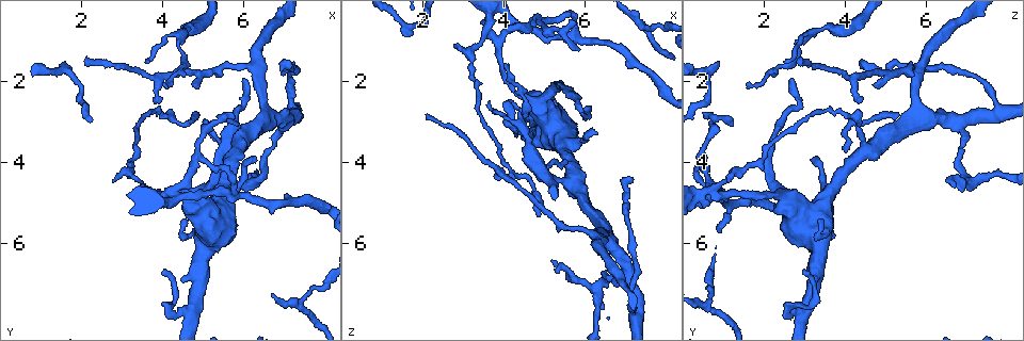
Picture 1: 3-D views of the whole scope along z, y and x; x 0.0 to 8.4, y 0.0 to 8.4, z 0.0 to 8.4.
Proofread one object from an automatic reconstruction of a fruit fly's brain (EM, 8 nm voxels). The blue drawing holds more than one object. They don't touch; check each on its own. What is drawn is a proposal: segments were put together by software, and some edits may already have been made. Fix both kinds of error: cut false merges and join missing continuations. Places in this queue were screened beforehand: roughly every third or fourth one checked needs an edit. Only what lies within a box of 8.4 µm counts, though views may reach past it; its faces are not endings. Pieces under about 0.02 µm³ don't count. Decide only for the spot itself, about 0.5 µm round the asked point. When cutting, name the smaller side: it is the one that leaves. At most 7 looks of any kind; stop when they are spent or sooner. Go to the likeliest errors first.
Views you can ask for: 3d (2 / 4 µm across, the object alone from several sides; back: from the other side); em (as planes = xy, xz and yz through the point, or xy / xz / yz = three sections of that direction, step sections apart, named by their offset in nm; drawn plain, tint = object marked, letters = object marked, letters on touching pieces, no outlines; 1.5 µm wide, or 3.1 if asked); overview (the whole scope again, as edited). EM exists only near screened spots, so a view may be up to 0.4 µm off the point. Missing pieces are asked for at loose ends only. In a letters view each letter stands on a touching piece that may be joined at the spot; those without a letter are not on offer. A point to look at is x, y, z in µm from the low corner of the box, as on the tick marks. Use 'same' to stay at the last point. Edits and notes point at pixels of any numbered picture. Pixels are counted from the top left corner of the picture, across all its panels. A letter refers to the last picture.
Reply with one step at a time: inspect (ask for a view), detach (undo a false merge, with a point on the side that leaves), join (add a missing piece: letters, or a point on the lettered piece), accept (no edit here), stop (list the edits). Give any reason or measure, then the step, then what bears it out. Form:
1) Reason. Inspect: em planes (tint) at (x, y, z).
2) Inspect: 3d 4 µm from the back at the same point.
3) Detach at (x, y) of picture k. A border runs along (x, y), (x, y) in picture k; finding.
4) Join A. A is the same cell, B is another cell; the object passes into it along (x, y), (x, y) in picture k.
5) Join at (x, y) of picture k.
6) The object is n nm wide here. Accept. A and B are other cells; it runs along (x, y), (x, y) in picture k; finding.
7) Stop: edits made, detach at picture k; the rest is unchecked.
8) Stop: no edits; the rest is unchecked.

Branch stops here. Inspect: em planes (letters) at (4.05, 6.70, 3.00).

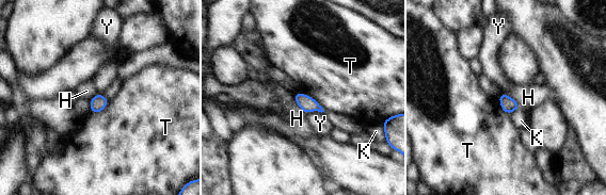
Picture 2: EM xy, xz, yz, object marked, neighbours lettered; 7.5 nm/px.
The object is 110 nm wide here. Accept. H, K, T and Y are other cells; a border runs along (299, 92), (309, 95), (324, 111) in picture 2; none of them fits.

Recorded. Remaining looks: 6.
Tapers out. Inspect: em yz step 4 (plain) at (4.00, 2.05, 1.55).

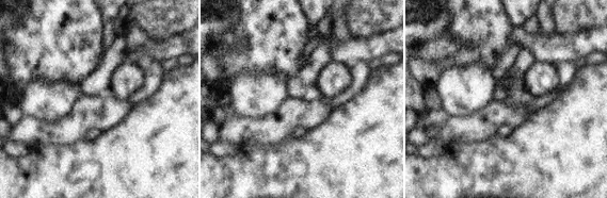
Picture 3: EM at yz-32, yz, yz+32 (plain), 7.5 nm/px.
Inspect: em yz step 4 (letters) at the same point.

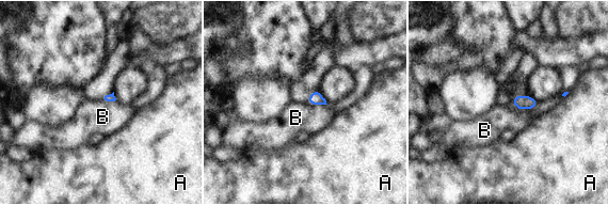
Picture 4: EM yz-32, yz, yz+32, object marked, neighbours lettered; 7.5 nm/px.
The longest contact is with B, 150 nm. Accept. A and B are other cells; no lettered piece goes on from it.

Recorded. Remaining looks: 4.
Thick turns thin. Inspect: em planes (letters) at (4.55, 0.70, 3.35).

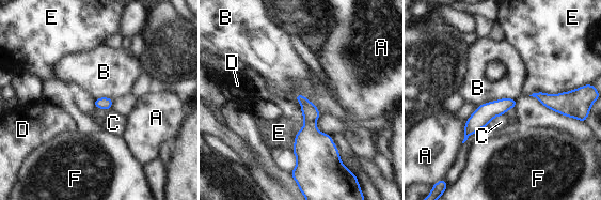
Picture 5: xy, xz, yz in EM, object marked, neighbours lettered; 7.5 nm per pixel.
The object is 100 nm wide here; the longest contact is with E, 380 nm. Accept. A, B, C, D, E and F are other cells; all the same cell.

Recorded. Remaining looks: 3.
Stop: no edits; the rest is unchecked.

